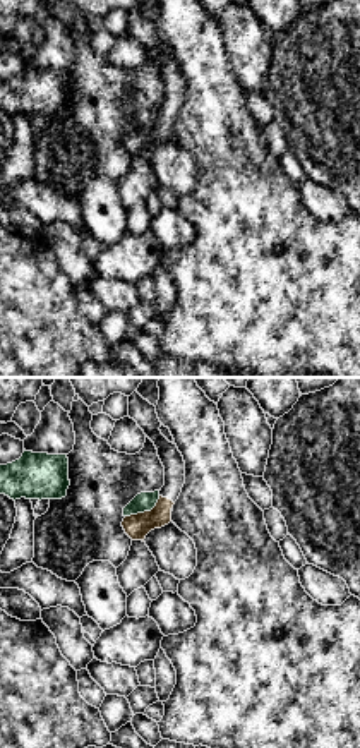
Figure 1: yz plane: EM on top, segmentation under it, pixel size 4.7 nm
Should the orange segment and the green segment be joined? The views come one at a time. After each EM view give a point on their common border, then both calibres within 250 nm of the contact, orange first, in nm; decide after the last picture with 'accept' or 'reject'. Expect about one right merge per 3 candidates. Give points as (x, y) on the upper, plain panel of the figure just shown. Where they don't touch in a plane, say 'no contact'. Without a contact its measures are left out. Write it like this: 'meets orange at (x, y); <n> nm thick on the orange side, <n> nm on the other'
meets orange at (144, 127); 110 nm thick on the orange side, 90 nm on the other

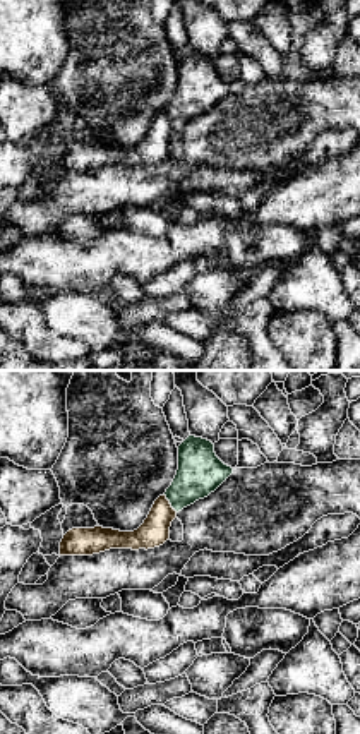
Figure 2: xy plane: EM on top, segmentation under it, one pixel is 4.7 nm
meets orange at (168, 119); 140 nm thick on the orange side, 220 nm on the other

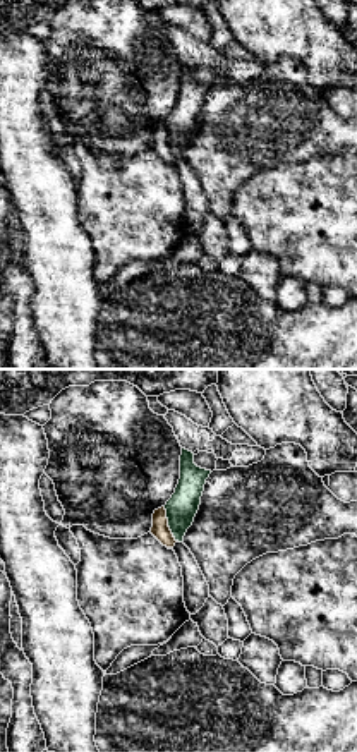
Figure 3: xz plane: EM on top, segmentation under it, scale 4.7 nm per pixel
meets orange at (167, 139); 90 nm thick on the orange side, 140 nm on the other

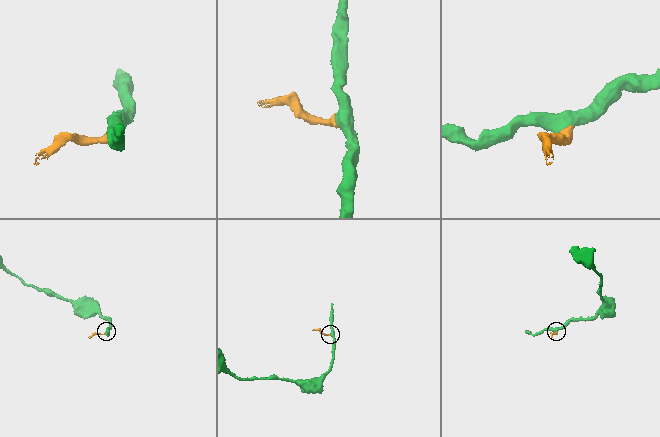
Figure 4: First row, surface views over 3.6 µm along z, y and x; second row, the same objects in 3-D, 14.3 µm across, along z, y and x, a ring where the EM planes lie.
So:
reject

